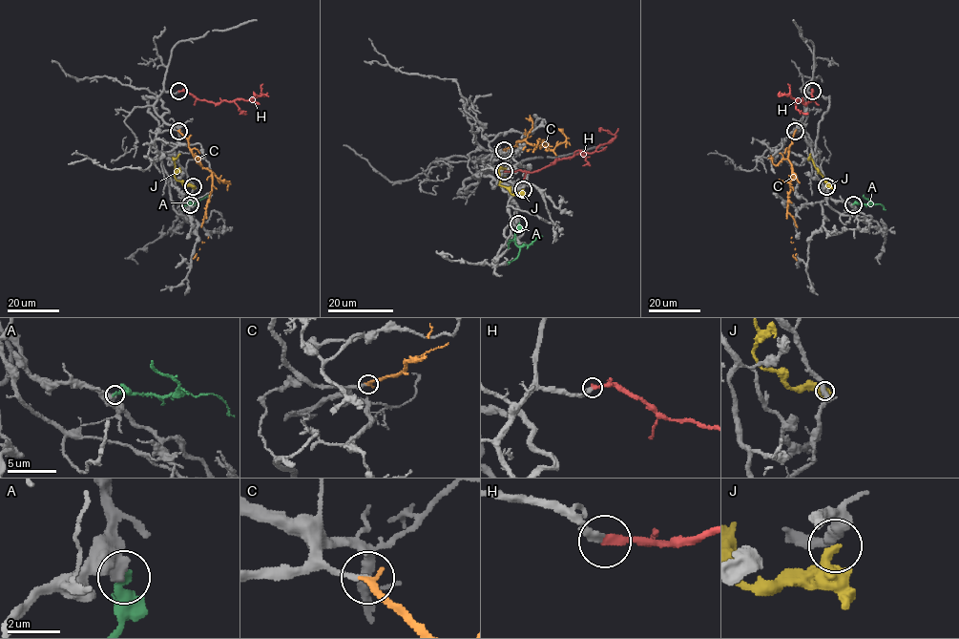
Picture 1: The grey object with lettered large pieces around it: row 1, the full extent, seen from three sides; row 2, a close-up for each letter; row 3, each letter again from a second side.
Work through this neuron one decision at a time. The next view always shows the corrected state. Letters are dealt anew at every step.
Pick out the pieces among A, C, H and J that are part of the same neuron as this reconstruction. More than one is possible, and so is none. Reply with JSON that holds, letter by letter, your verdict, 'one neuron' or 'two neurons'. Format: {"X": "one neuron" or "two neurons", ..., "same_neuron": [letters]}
{"A": "two neurons", "C": "one neuron", "H": "one neuron", "J": "two neurons", "same_neuron": ["C", "H"]}

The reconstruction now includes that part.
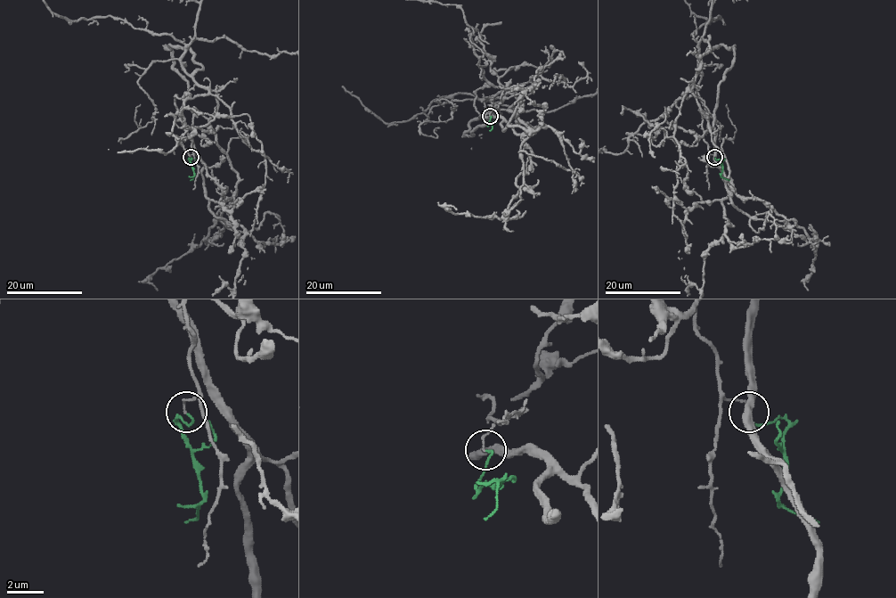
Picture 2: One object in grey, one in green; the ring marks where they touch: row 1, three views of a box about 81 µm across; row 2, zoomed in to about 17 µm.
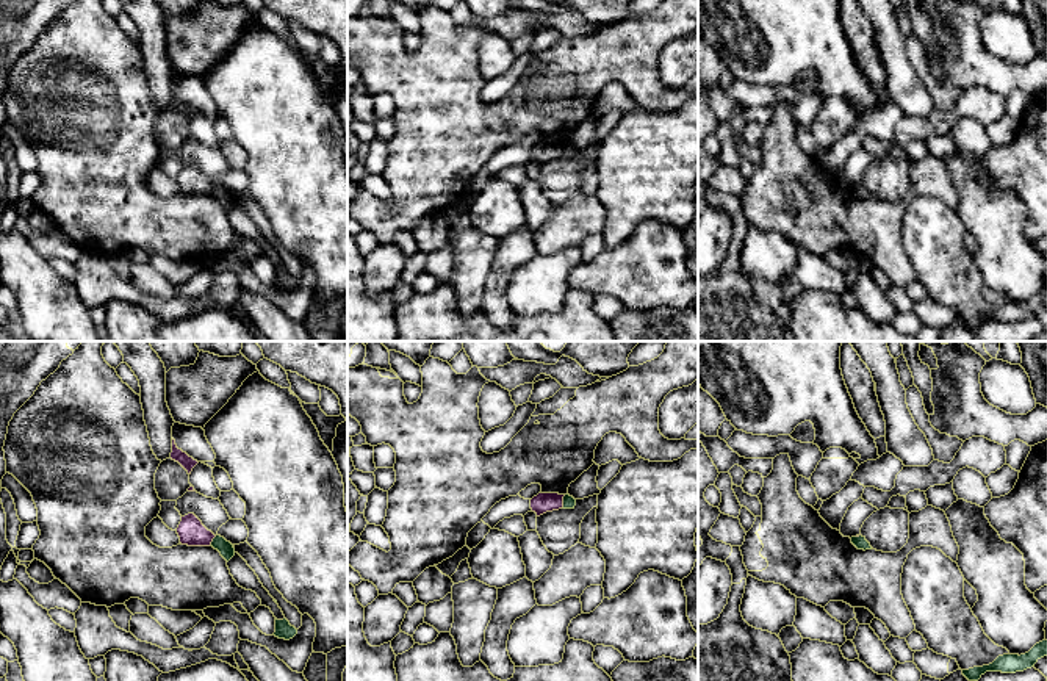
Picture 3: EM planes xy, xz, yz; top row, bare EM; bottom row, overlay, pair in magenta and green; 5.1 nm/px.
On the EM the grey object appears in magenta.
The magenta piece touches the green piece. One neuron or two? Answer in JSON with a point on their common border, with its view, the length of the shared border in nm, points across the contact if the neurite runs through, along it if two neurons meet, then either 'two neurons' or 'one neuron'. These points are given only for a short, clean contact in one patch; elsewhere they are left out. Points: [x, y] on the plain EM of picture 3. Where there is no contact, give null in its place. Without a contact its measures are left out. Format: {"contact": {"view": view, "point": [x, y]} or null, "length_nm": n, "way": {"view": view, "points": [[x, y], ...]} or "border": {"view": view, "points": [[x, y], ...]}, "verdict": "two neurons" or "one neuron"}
{"contact": {"view": "xz", "point": [562, 151]}, "length_nm": 80, "way": {"view": "xz", "points": [[542, 152], [562, 151], [568, 151]]}, "verdict": "one neuron"}

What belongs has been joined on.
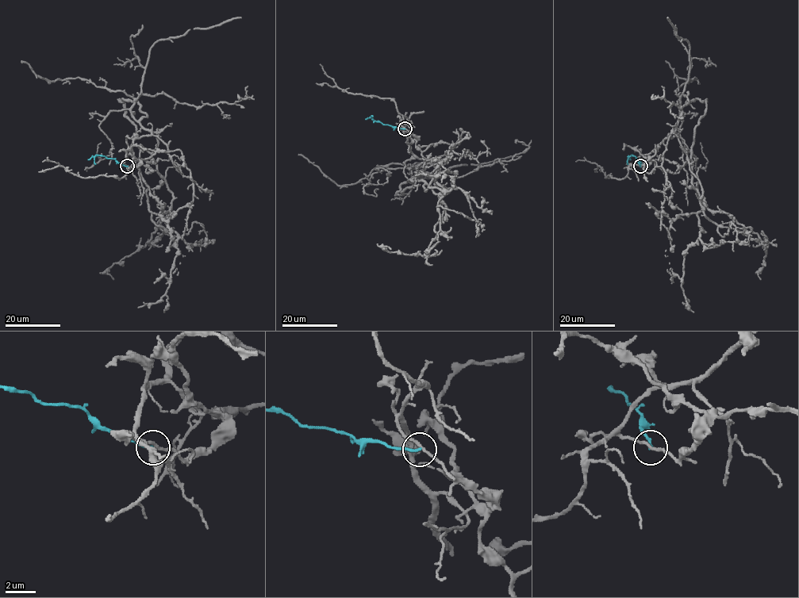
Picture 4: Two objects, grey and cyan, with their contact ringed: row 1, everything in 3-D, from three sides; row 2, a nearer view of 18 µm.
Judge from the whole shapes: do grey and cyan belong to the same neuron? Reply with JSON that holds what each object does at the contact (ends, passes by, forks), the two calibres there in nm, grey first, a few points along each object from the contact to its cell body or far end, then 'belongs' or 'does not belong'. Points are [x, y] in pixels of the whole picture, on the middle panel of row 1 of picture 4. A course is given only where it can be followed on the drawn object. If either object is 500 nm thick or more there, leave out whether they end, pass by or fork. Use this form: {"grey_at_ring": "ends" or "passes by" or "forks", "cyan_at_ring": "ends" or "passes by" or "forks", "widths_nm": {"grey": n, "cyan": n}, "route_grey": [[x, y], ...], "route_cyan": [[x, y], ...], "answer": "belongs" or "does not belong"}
{"grey_at_ring": "passes by", "cyan_at_ring": "ends", "widths_nm": {"grey": 180, "cyan": 170}, "route_grey": [[405, 128], [428, 161], [412, 179], [423, 181], [425, 191], [454, 188], [455, 174], [443, 161], [466, 154]], "route_cyan": [[405, 128], [385, 125], [371, 117], [365, 120]], "answer": "does not belong"}

